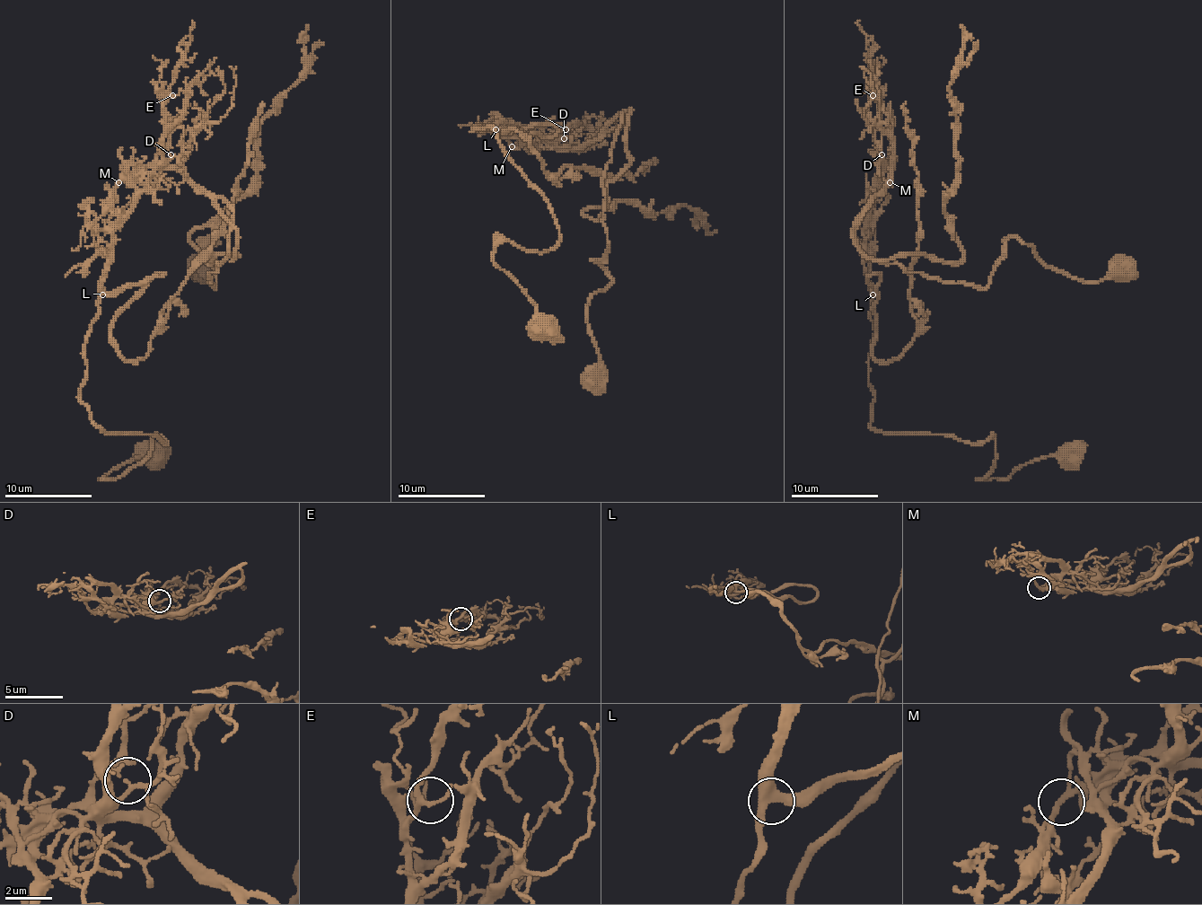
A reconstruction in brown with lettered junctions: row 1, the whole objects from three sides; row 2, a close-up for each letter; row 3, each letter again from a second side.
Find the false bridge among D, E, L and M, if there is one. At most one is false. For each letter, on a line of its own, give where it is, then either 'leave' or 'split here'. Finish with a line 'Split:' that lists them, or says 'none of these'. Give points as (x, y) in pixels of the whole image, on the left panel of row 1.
D: at (171, 154); leave
E: at (172, 95); leave
L: at (102, 294); leave
M: at (118, 182); split here
Split: M

